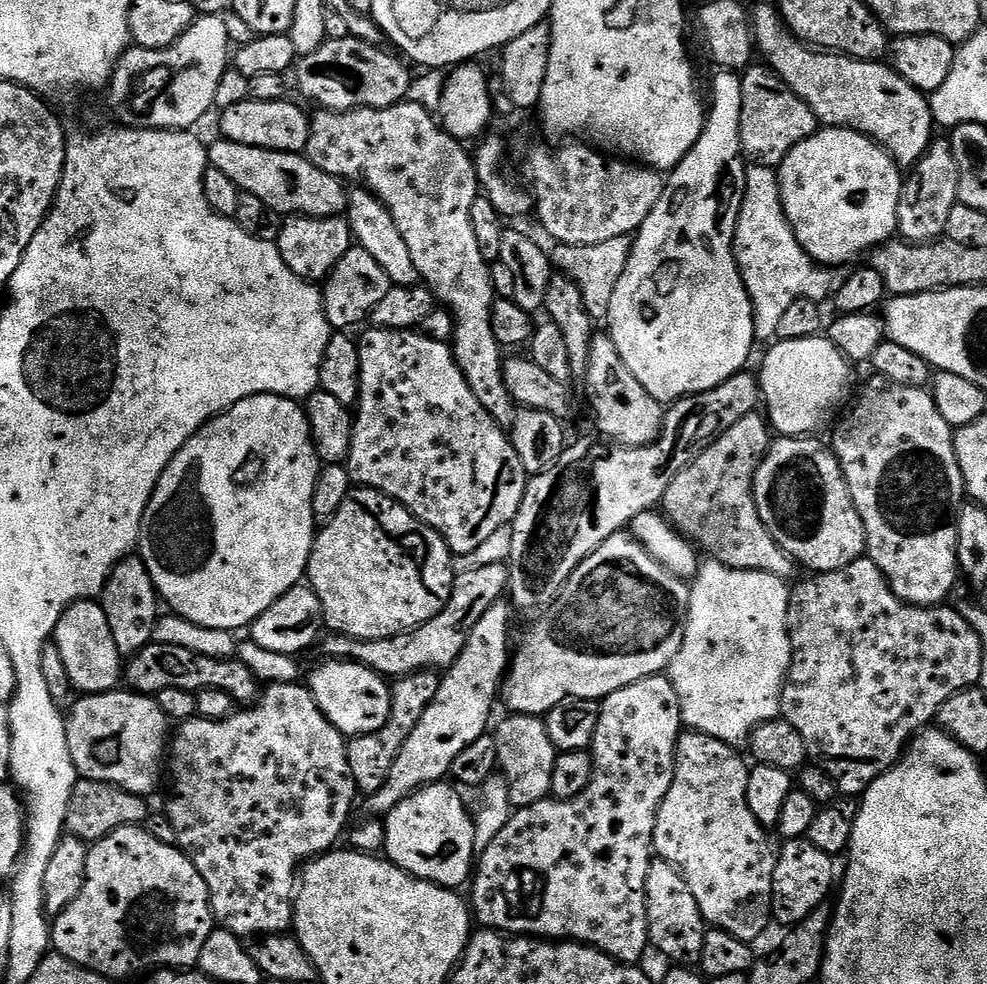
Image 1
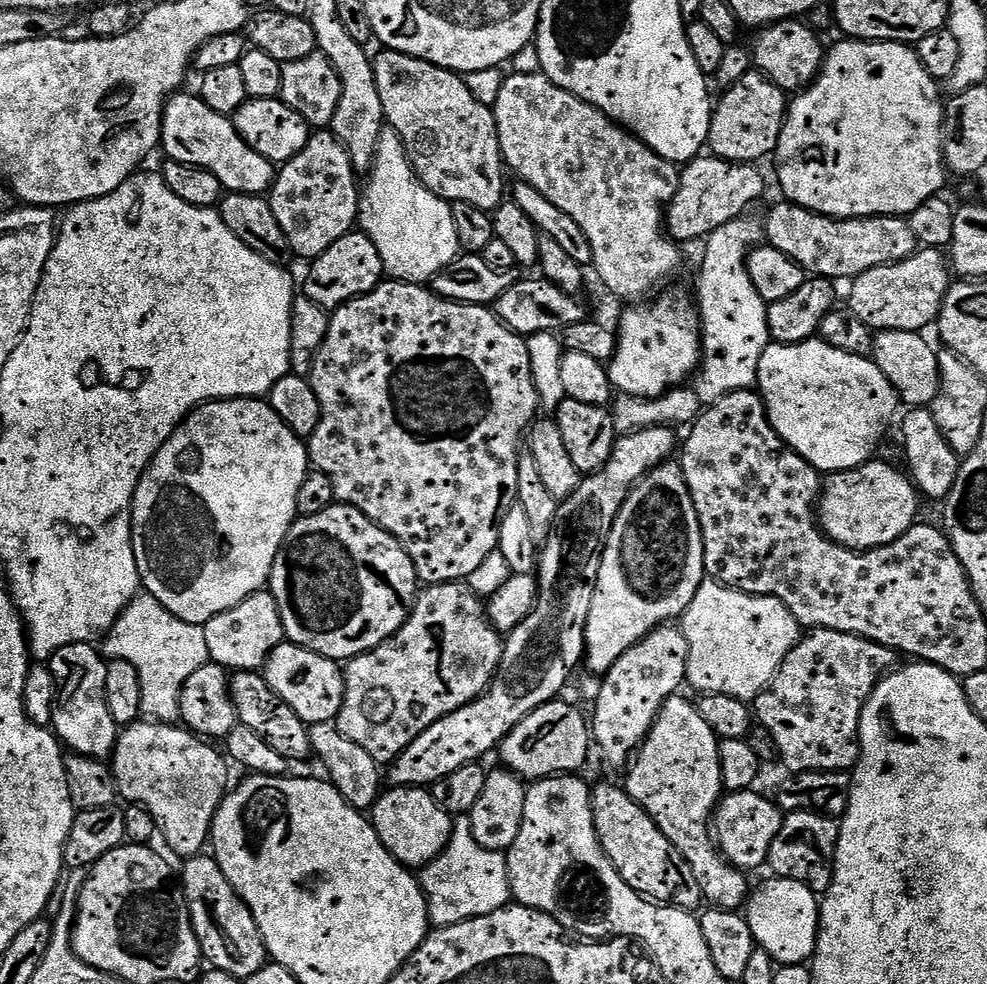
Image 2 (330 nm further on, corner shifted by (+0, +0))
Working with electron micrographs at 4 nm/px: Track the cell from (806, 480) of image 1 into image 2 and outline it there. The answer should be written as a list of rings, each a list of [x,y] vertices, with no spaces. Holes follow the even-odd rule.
[[[873,458],[860,468],[831,473],[823,481],[818,501],[818,523],[824,535],[857,552],[881,548],[902,538],[917,523],[922,497],[911,479],[900,472],[894,465]]]

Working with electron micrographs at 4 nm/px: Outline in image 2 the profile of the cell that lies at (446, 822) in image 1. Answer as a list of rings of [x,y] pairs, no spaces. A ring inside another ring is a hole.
[[[389,787],[376,800],[370,810],[370,819],[378,838],[388,853],[409,870],[424,868],[446,850],[452,837],[453,817],[448,815],[438,802],[434,802],[431,791],[423,788]]]

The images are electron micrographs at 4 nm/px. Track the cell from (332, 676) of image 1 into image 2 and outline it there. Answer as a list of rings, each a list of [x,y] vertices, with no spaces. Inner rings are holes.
[[[285,642],[269,654],[262,674],[270,690],[274,690],[274,694],[278,694],[278,698],[282,698],[282,702],[286,702],[286,706],[290,706],[290,710],[294,710],[294,714],[298,714],[298,718],[302,718],[307,725],[318,722],[333,723],[342,710],[344,673],[337,661],[322,654]]]

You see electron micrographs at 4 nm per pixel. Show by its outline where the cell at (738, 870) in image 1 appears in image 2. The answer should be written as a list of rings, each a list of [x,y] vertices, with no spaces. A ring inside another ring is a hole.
[[[677,694],[664,701],[650,734],[644,739],[644,745],[627,769],[626,791],[630,798],[634,798],[634,802],[638,802],[638,806],[642,806],[642,810],[646,810],[646,814],[650,814],[658,830],[662,830],[662,834],[670,838],[678,854],[682,854],[682,858],[690,862],[690,870],[694,870],[694,878],[698,878],[701,897],[713,908],[734,912],[743,909],[748,903],[750,885],[748,886],[748,880],[744,877],[747,875],[729,864],[722,855],[710,827],[714,813],[725,795],[720,761],[721,739],[714,730],[710,730],[710,725],[702,718],[702,714],[698,714],[695,703],[691,699],[683,700],[682,697],[683,695]]]

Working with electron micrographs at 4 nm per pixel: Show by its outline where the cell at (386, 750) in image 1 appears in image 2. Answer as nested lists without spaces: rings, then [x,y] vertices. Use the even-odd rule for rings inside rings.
[[[467,583],[433,584],[425,587],[417,595],[416,604],[412,607],[412,613],[408,615],[407,622],[389,640],[382,642],[374,650],[347,661],[346,667],[343,669],[344,701],[342,702],[342,710],[336,715],[334,721],[336,729],[346,738],[350,738],[350,742],[358,742],[358,746],[362,746],[362,750],[366,750],[366,754],[370,754],[370,758],[374,758],[377,764],[381,766],[391,765],[392,761],[398,759],[430,725],[438,722],[442,717],[448,716],[454,710],[474,702],[488,690],[488,685],[495,679],[496,672],[500,669],[504,654],[504,642],[505,637],[497,632],[488,620],[485,601],[481,597],[475,596]]]

